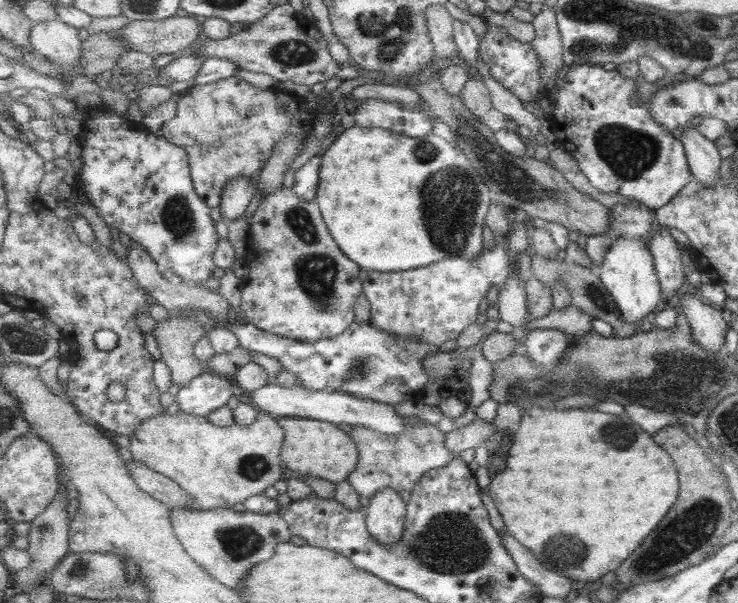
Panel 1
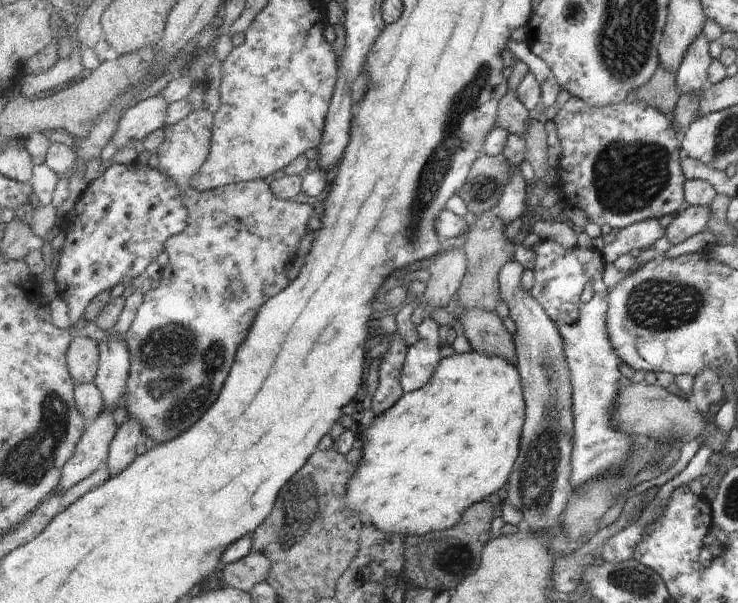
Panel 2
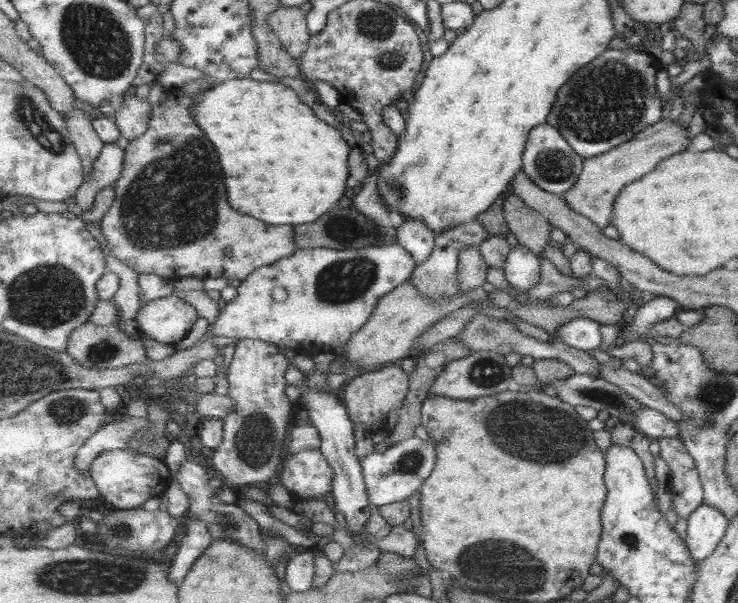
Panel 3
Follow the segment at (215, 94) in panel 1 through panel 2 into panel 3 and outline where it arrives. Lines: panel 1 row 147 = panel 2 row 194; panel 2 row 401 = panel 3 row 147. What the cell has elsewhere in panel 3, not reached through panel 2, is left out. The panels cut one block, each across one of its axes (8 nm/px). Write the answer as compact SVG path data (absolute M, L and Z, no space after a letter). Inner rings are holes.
M207 76L183 85L179 89L175 104L171 100L169 108L154 109L147 132L130 141L125 148L124 167L121 177L115 182L115 199L101 219L101 231L107 237L111 251L115 251L115 257L137 272L153 273L174 280L183 276L194 276L202 280L237 278L244 281L258 268L277 263L298 249L293 225L277 226L241 214L231 208L227 200L227 186L219 162L219 152L215 144L209 142L207 133L203 132L193 115L193 98L216 82L217 80ZM171 192L175 192L177 200L171 198Z

